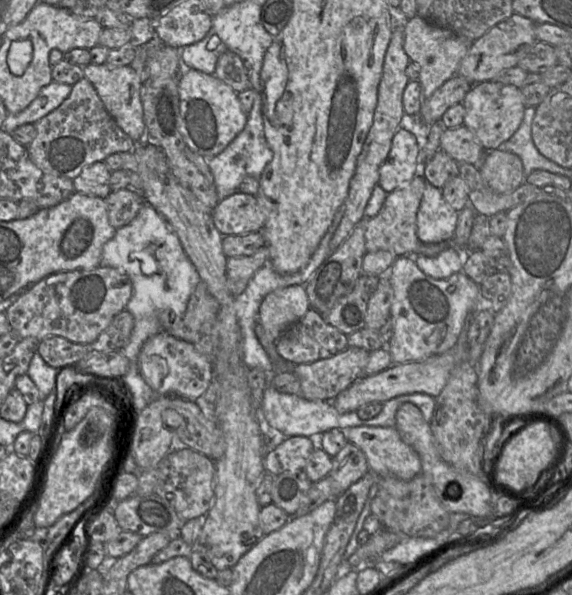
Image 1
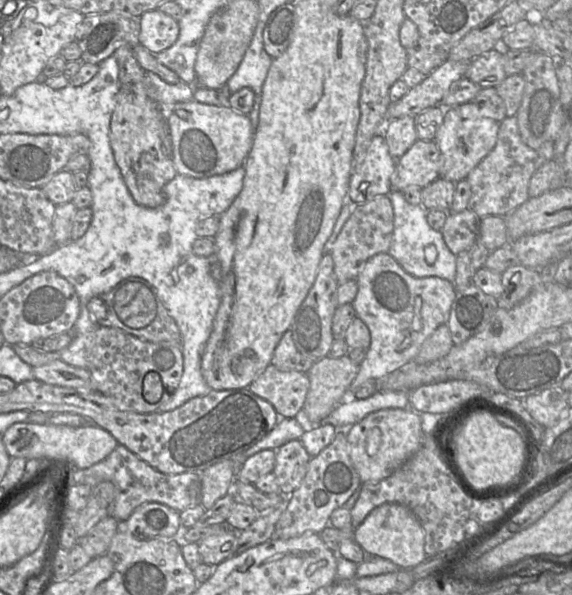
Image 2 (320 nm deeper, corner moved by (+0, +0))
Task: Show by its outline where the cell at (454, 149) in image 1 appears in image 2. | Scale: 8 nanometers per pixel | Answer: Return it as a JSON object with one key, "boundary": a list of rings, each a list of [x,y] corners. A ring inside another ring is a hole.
{"boundary":[[[417,139],[413,145],[396,160],[391,177],[392,190],[403,191],[410,185],[423,189],[439,178],[442,156],[434,140]]]}

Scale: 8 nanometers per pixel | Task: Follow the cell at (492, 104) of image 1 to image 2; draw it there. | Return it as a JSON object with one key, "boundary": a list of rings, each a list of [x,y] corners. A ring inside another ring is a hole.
{"boundary":[[[473,101],[445,109],[443,122],[434,138],[442,156],[439,177],[454,183],[466,179],[470,171],[494,148],[498,131],[499,122],[483,116]]]}

